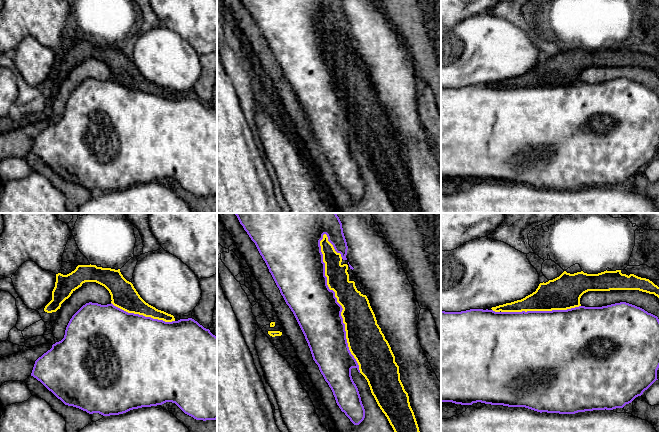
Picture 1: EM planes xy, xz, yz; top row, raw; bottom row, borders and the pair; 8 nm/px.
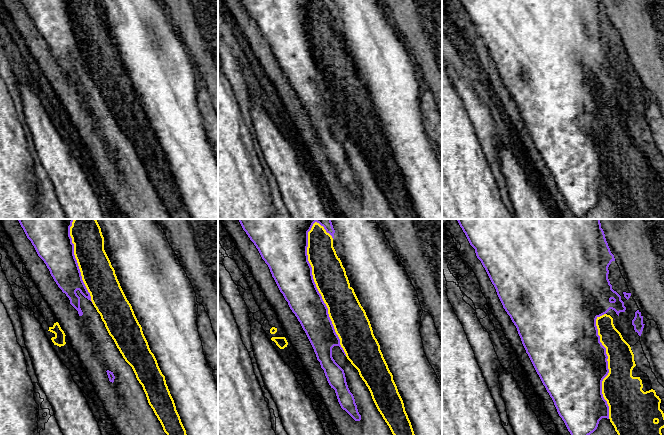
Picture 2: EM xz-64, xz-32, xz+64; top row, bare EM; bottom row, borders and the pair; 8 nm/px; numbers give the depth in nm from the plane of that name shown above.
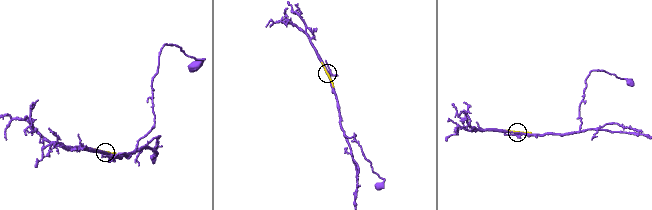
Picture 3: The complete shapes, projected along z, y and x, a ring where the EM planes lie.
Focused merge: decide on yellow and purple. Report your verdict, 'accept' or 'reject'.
reject

